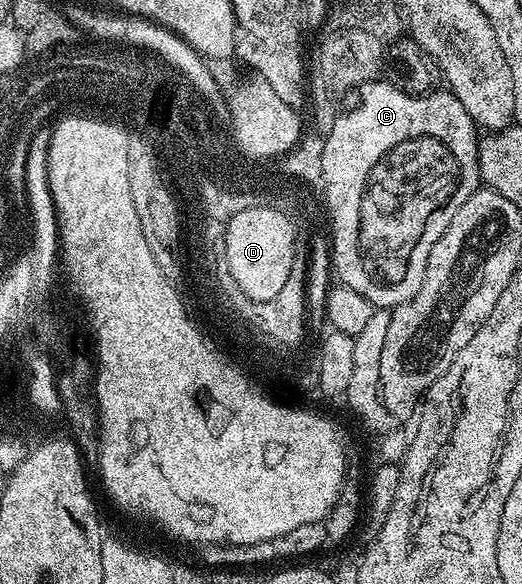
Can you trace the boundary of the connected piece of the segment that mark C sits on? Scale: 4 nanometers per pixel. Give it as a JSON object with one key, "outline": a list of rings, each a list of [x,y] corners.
{"outline":[[[369,82],[359,89],[360,101],[355,101],[356,108],[356,201],[362,202],[364,188],[368,185],[368,176],[374,170],[374,166],[390,151],[398,142],[414,140],[421,136],[433,136],[452,149],[454,158],[460,167],[460,173],[465,182],[480,180],[480,140],[476,131],[478,125],[470,114],[466,114],[466,106],[458,102],[455,92],[451,90],[433,90],[427,94],[409,94],[405,89],[395,83],[380,84],[381,82]]]}

